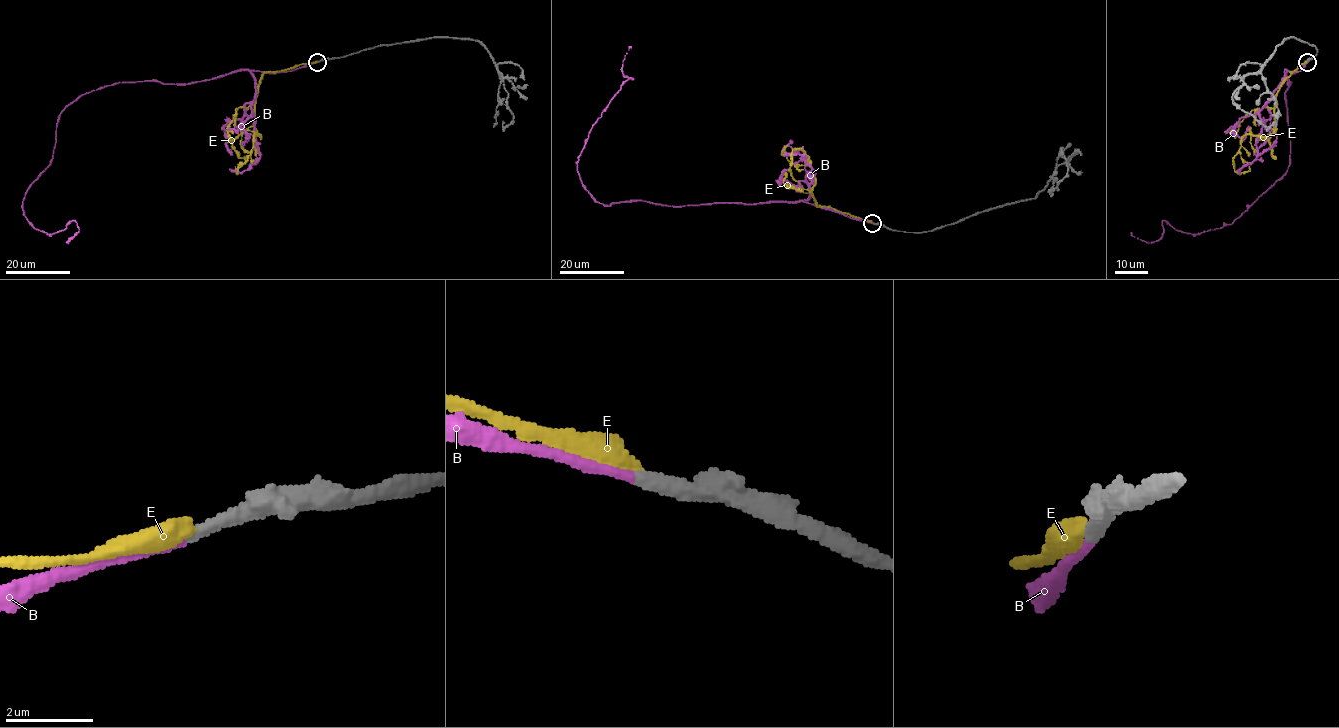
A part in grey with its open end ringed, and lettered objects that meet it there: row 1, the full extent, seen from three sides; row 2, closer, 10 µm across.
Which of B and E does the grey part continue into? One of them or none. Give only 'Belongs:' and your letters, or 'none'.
Belongs: B

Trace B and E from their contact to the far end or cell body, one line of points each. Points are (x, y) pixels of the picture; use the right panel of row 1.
B: (1308, 61), (1286, 70), (1284, 173), (1230, 224), (1187, 234), (1165, 221), (1163, 234), (1146, 242), (1131, 232)
E: (1307, 61), (1279, 88), (1274, 130), (1241, 139), (1233, 167), (1247, 172), (1248, 166)

